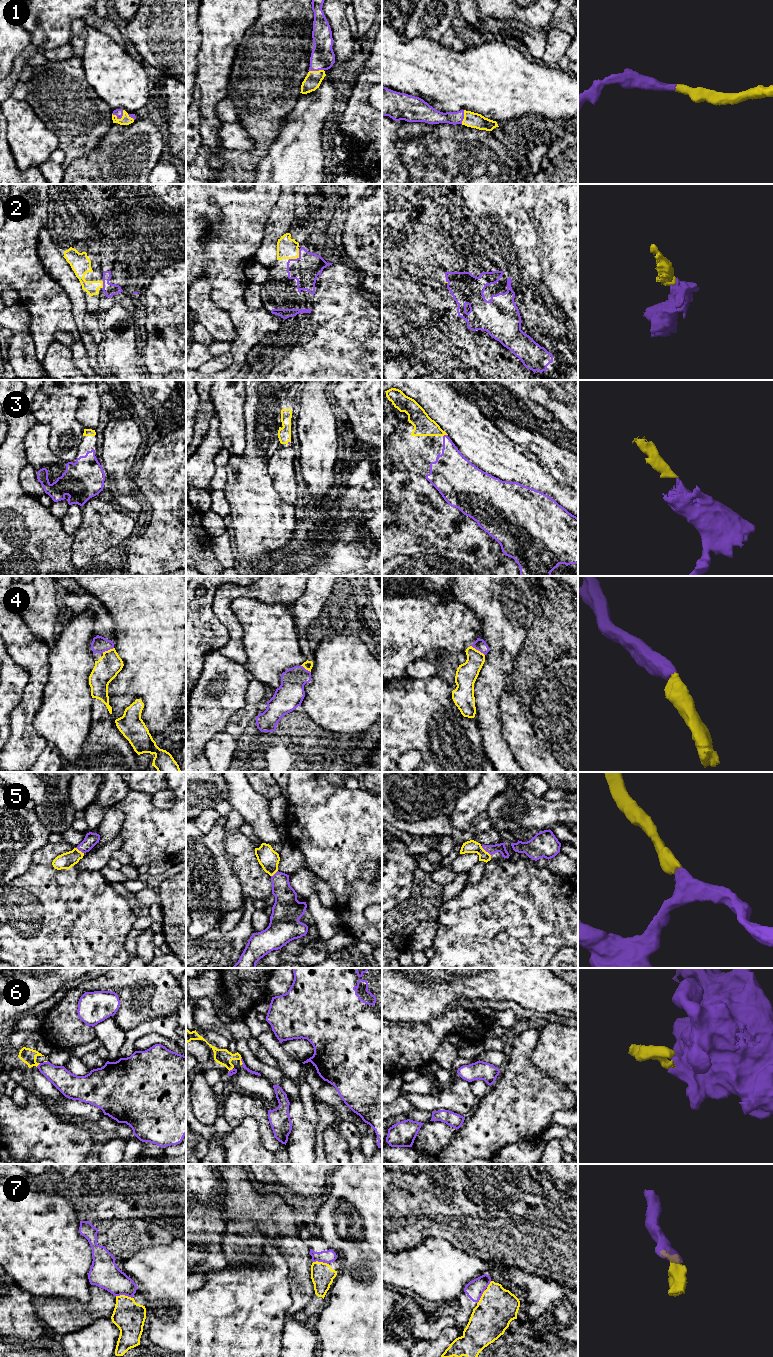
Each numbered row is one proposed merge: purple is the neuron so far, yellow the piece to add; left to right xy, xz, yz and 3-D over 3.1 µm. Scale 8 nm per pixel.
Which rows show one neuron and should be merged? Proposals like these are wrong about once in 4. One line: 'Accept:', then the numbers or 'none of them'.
Accept: 1, 2, 3, 4, 5

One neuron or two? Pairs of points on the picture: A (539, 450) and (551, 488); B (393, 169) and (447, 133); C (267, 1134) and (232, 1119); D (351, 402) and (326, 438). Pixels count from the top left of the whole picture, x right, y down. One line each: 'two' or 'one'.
A: two
B: two
C: one
D: two

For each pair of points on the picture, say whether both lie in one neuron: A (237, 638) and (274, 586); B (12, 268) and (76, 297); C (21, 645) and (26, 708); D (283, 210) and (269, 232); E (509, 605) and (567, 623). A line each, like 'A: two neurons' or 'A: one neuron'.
A: one neuron
B: two neurons
C: one neuron
D: one neuron
E: two neurons

